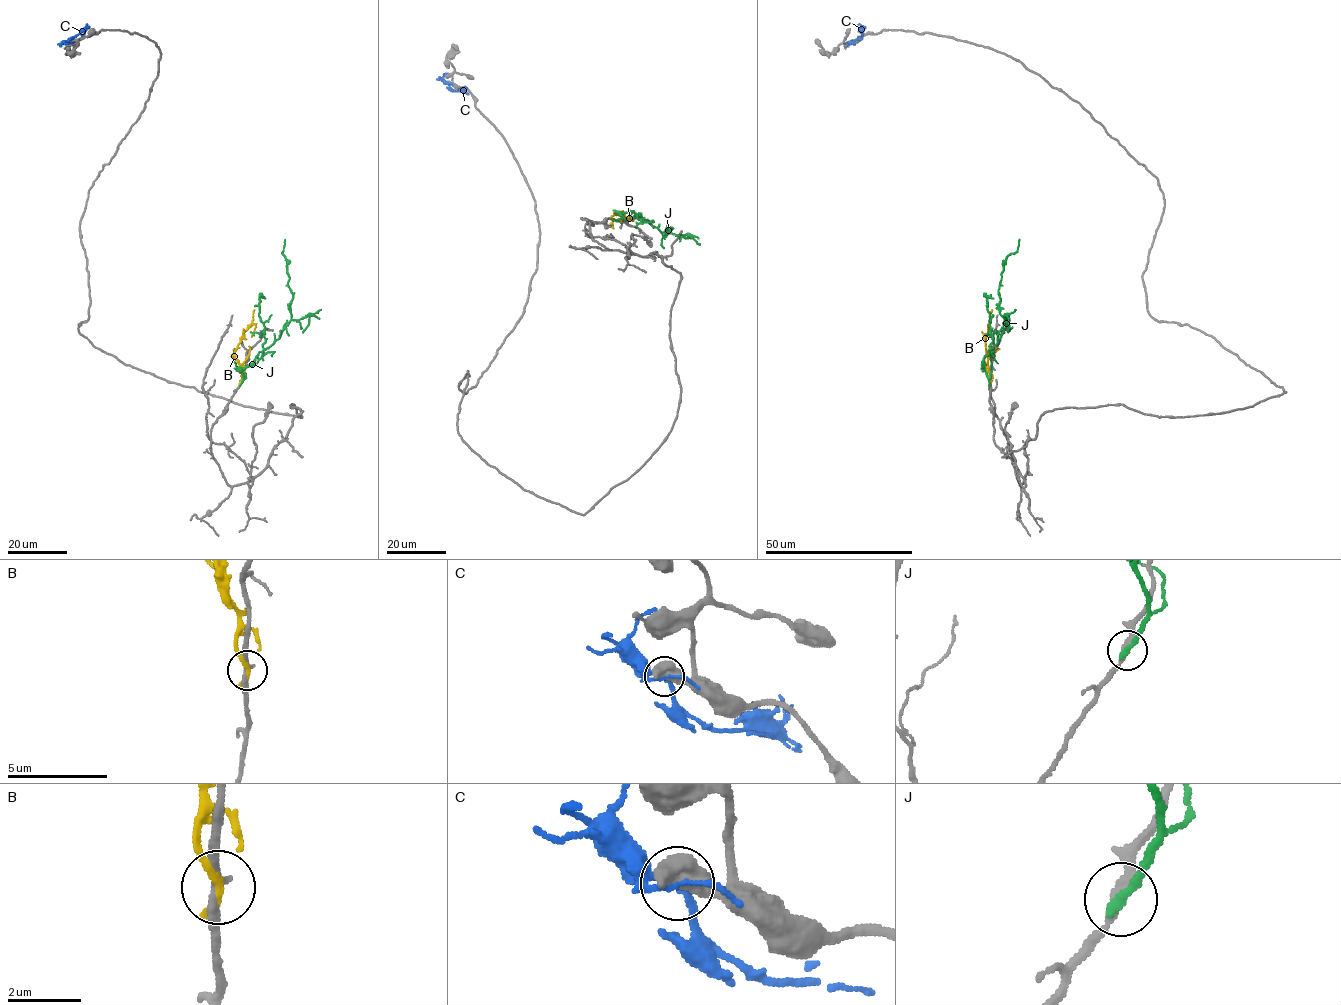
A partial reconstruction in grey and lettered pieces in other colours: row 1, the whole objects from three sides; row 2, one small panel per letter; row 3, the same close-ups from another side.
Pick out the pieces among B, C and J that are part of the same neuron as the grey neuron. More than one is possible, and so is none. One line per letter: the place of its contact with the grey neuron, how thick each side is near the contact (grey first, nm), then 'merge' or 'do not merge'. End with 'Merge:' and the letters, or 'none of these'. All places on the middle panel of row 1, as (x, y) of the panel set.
B: meets grey at (620, 220); 280 nm thick on the grey side, 280 nm on the other; do not merge
C: meets grey at (448, 83); 800 nm thick on the grey side, 130 nm on the other; do not merge
J: meets grey at (619, 219); 280 nm thick on the grey side, 240 nm on the other; do not merge
Merge: none of these

